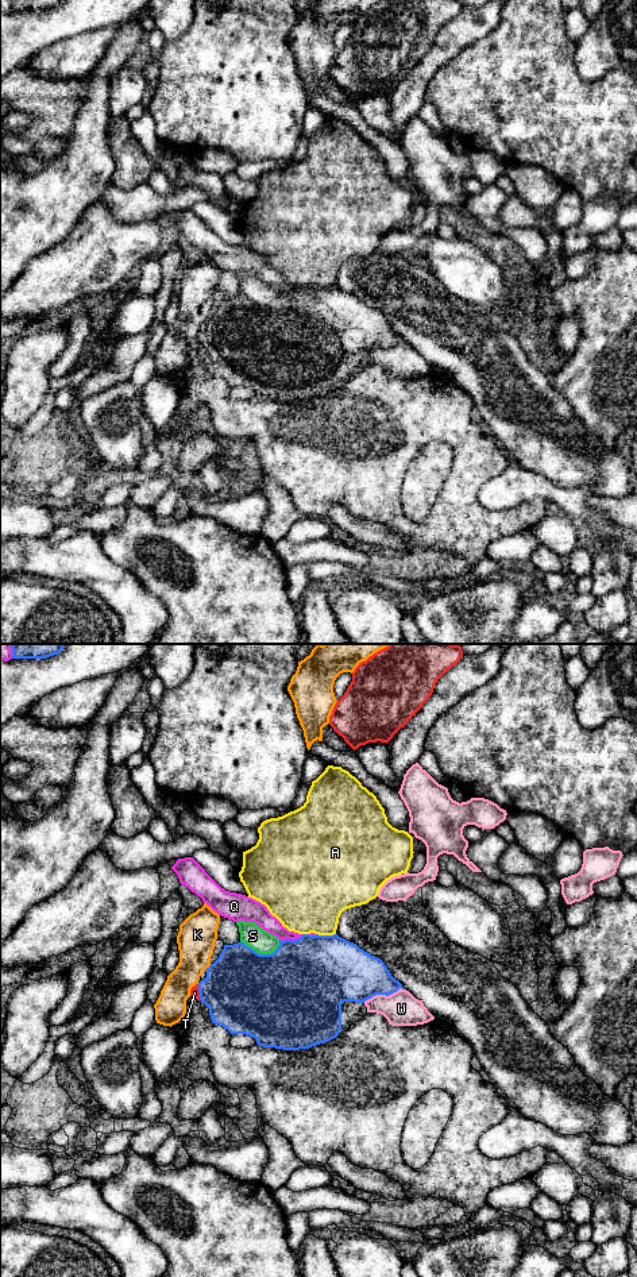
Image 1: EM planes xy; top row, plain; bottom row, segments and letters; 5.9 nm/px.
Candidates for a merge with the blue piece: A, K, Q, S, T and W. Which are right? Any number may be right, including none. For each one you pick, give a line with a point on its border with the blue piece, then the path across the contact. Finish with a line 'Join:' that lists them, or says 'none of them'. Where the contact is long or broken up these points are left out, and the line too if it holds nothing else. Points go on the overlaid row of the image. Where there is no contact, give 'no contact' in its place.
Join: none of them

